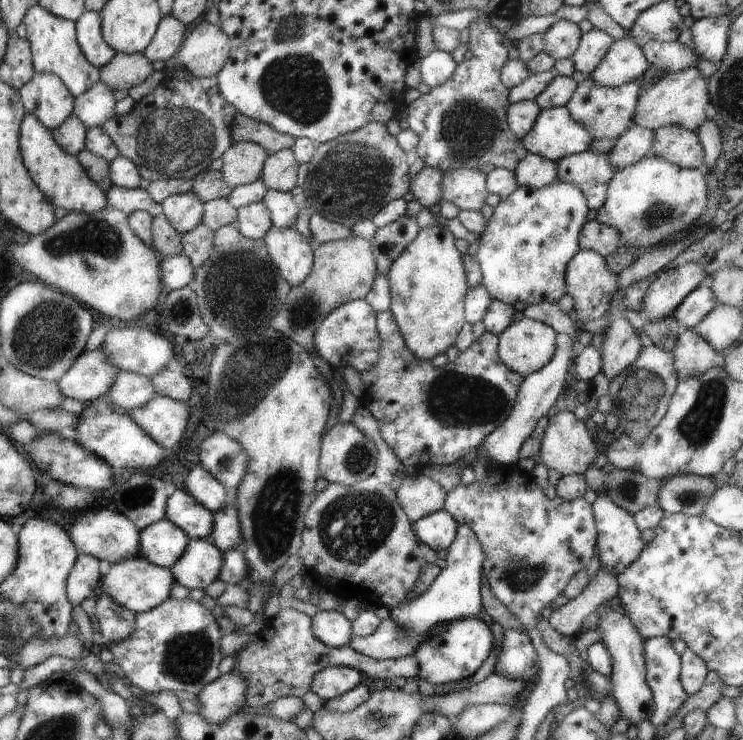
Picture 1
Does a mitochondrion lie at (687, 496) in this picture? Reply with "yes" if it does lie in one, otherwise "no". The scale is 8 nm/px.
yes

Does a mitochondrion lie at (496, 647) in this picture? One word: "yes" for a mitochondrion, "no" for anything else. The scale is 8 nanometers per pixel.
no

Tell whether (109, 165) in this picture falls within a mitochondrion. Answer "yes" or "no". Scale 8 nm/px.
no

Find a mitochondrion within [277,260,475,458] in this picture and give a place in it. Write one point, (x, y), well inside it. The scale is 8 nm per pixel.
(306, 309)

